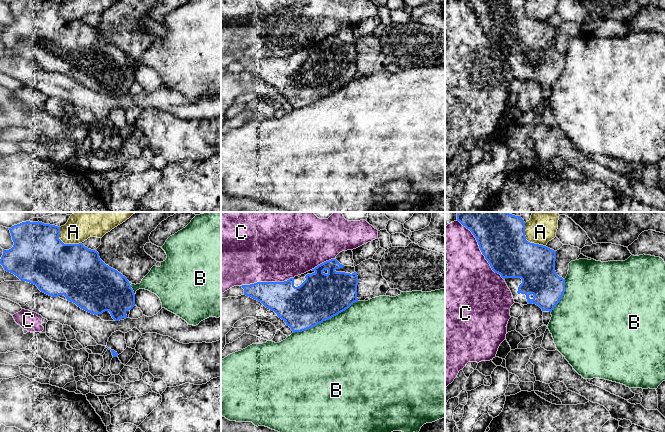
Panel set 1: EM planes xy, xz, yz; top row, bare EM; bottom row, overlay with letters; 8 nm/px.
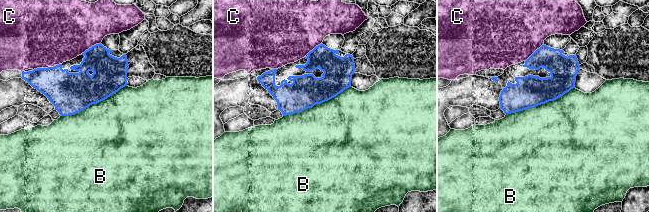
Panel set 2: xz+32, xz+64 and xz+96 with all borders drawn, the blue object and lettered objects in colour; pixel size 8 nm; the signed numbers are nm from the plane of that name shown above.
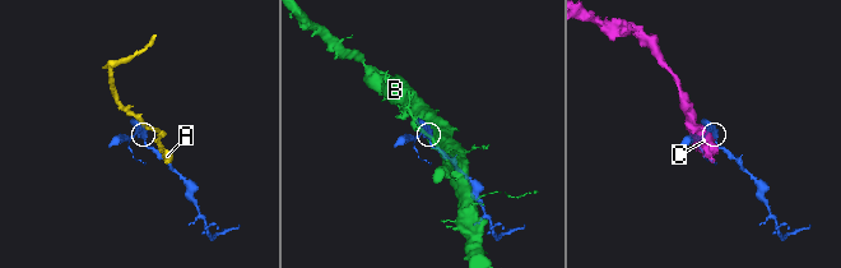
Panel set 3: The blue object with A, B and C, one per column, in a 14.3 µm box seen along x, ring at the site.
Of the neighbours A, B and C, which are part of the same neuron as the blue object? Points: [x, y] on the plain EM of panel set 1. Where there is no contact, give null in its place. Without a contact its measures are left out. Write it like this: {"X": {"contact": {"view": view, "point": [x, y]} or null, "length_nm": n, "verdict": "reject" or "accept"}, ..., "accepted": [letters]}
{"A": {"contact": {"view": "yz", "point": [527, 17]}, "length_nm": 260, "verdict": "reject"}, "B": {"contact": {"view": "xz", "point": [325, 96]}, "length_nm": 600, "verdict": "reject"}, "C": {"contact": {"view": "yz", "point": [481, 27]}, "length_nm": 550, "verdict": "reject"}, "accepted": []}

